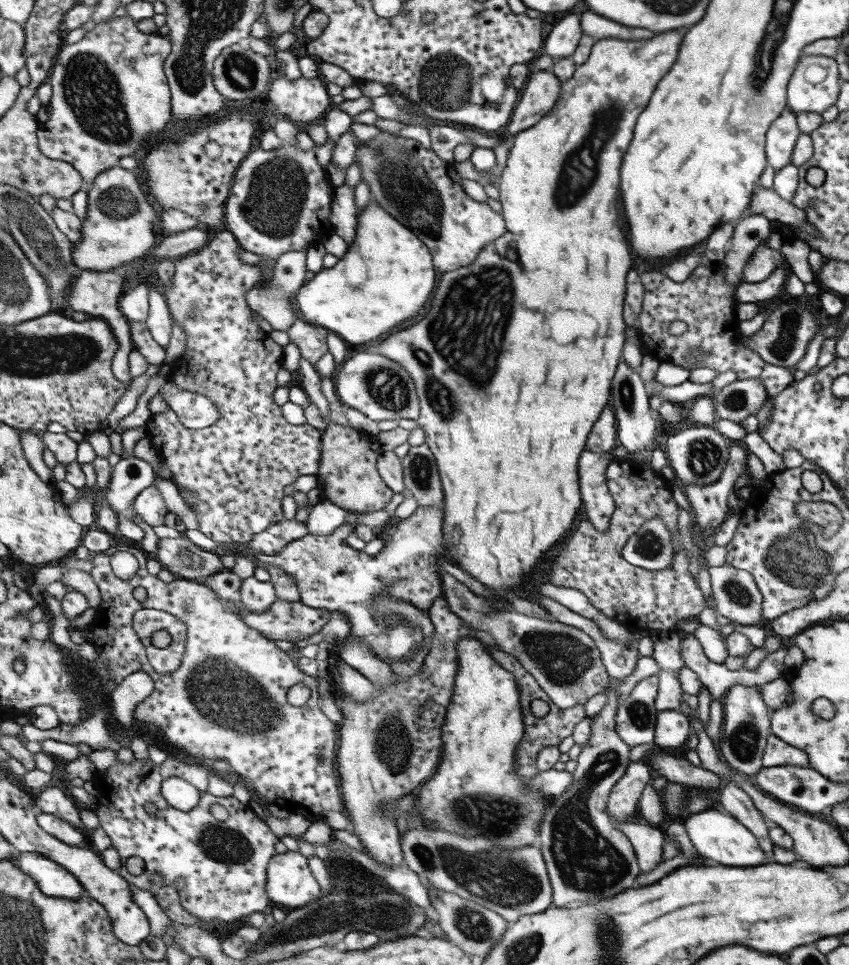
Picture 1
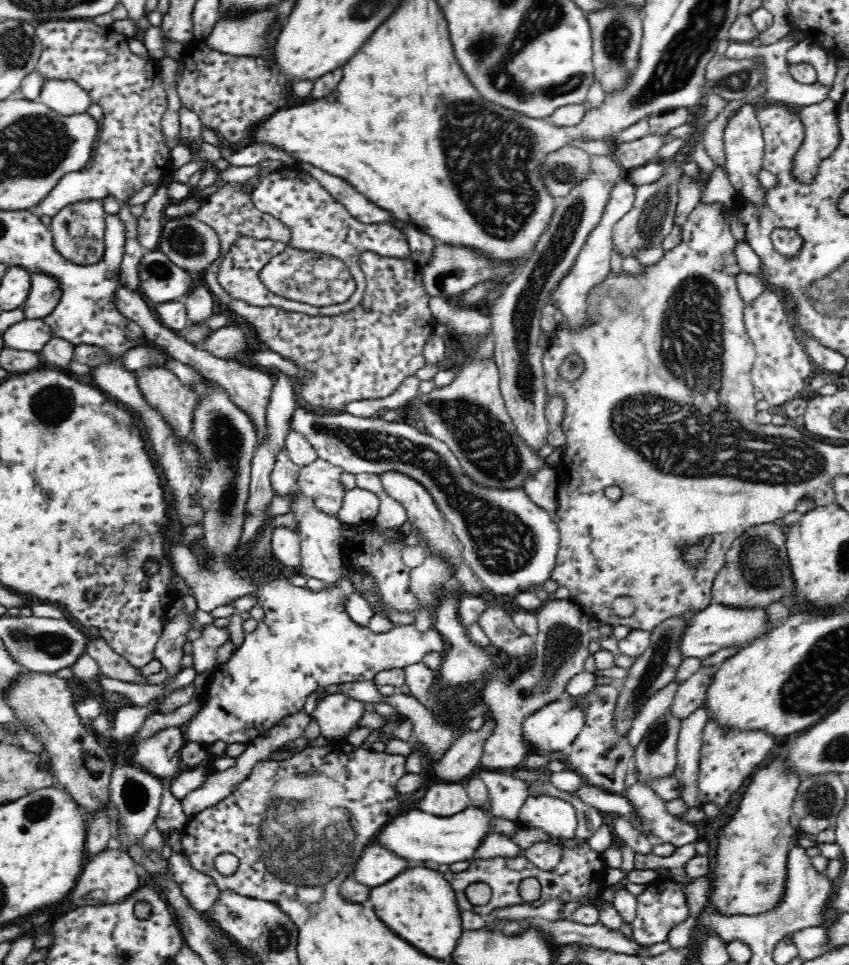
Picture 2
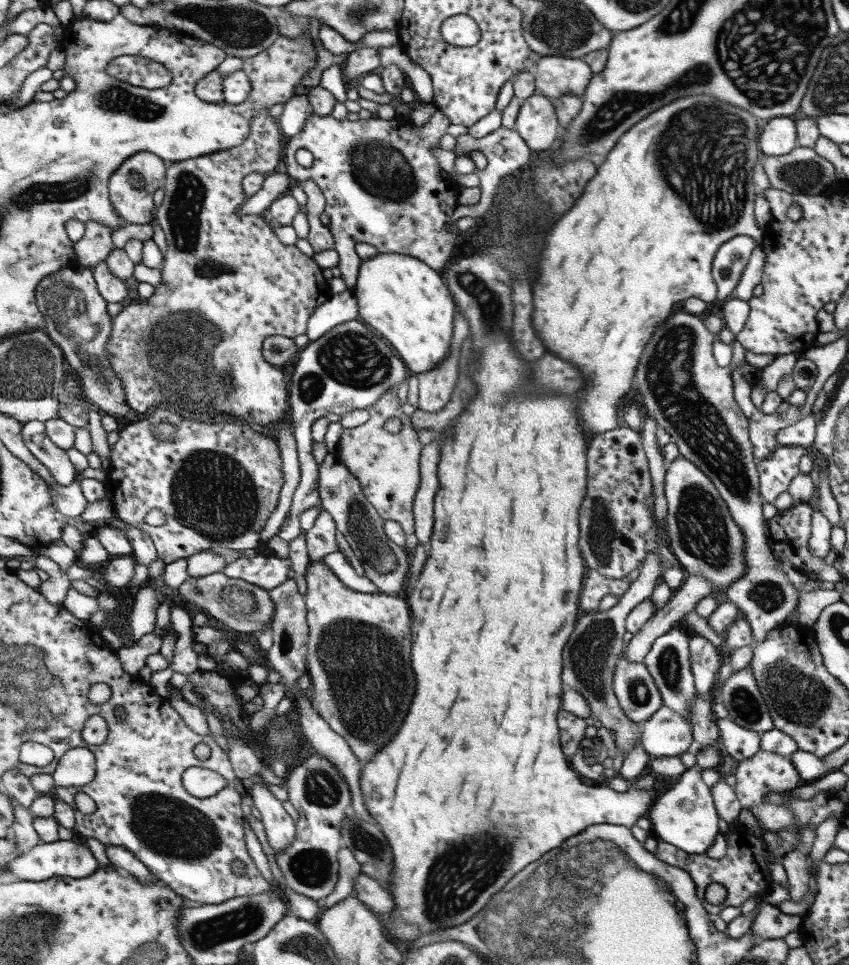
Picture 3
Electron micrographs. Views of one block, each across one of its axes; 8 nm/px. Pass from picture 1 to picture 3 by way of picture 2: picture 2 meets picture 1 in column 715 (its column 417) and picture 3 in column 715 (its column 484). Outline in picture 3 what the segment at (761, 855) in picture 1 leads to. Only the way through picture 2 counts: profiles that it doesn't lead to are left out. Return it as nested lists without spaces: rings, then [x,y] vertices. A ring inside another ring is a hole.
[[[695,764],[693,768],[685,770],[673,786],[667,786],[649,808],[645,816],[651,822],[651,836],[657,842],[665,842],[669,846],[677,846],[685,854],[705,854],[707,848],[713,844],[715,836],[723,832],[723,822],[715,814],[713,800],[709,794],[709,786],[701,780],[701,768]]]

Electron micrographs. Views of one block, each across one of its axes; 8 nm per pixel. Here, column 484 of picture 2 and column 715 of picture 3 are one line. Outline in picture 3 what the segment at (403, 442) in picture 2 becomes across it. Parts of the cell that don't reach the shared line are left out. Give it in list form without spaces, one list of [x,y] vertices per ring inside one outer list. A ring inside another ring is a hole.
[[[675,458],[665,472],[663,494],[667,500],[665,532],[669,536],[671,556],[687,576],[705,578],[713,588],[729,588],[737,578],[745,576],[745,538],[733,522],[729,508],[713,482],[689,460]]]

